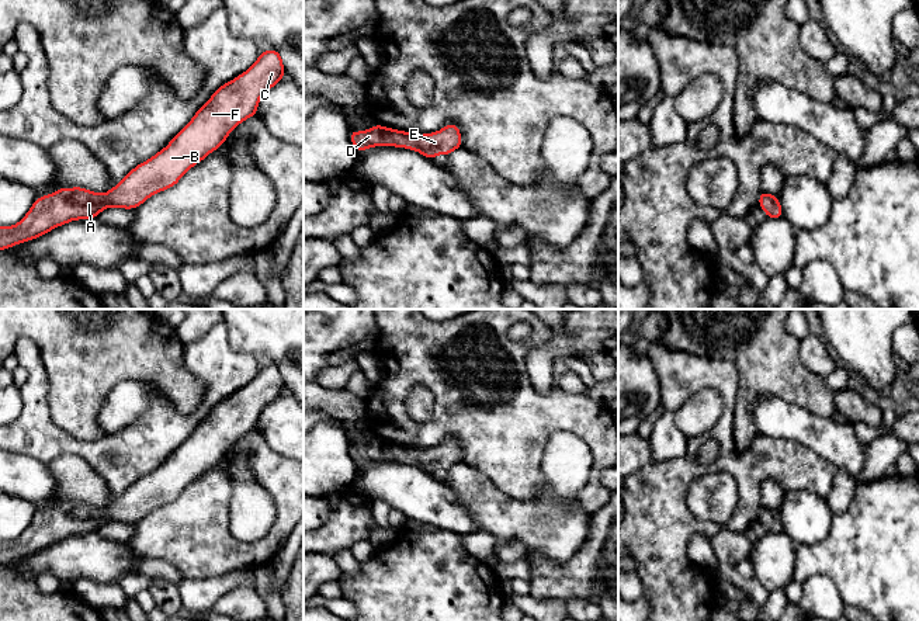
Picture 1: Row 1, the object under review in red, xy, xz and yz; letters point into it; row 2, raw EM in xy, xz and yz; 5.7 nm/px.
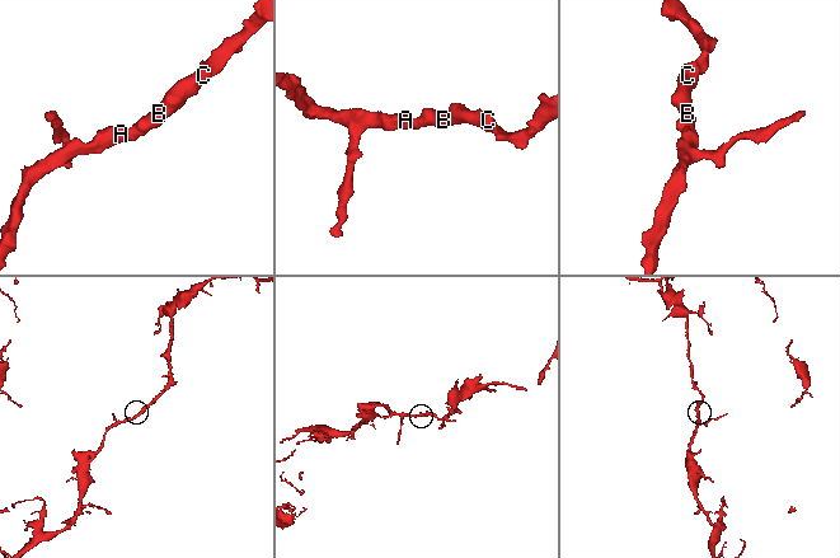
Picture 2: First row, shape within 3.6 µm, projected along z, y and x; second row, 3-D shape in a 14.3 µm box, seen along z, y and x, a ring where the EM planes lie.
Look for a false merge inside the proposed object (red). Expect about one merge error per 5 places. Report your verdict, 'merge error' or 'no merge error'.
no merge error

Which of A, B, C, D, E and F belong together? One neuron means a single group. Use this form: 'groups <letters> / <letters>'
groups A B C D E F

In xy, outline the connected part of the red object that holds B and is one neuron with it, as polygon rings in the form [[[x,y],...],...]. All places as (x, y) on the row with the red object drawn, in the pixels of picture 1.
[[[267,49],[242,74],[222,84],[191,121],[146,162],[135,166],[105,194],[83,187],[58,188],[37,197],[14,226],[0,226],[0,250],[41,237],[70,221],[97,218],[104,208],[135,209],[180,178],[228,139],[245,119],[256,117],[261,96],[285,74],[281,53]]]

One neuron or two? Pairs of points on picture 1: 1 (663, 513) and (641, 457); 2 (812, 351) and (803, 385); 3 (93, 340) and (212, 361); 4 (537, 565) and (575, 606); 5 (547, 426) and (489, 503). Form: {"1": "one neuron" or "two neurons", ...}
{"1": "two neurons", "2": "two neurons", "3": "two neurons", "4": "two neurons", "5": "one neuron"}

